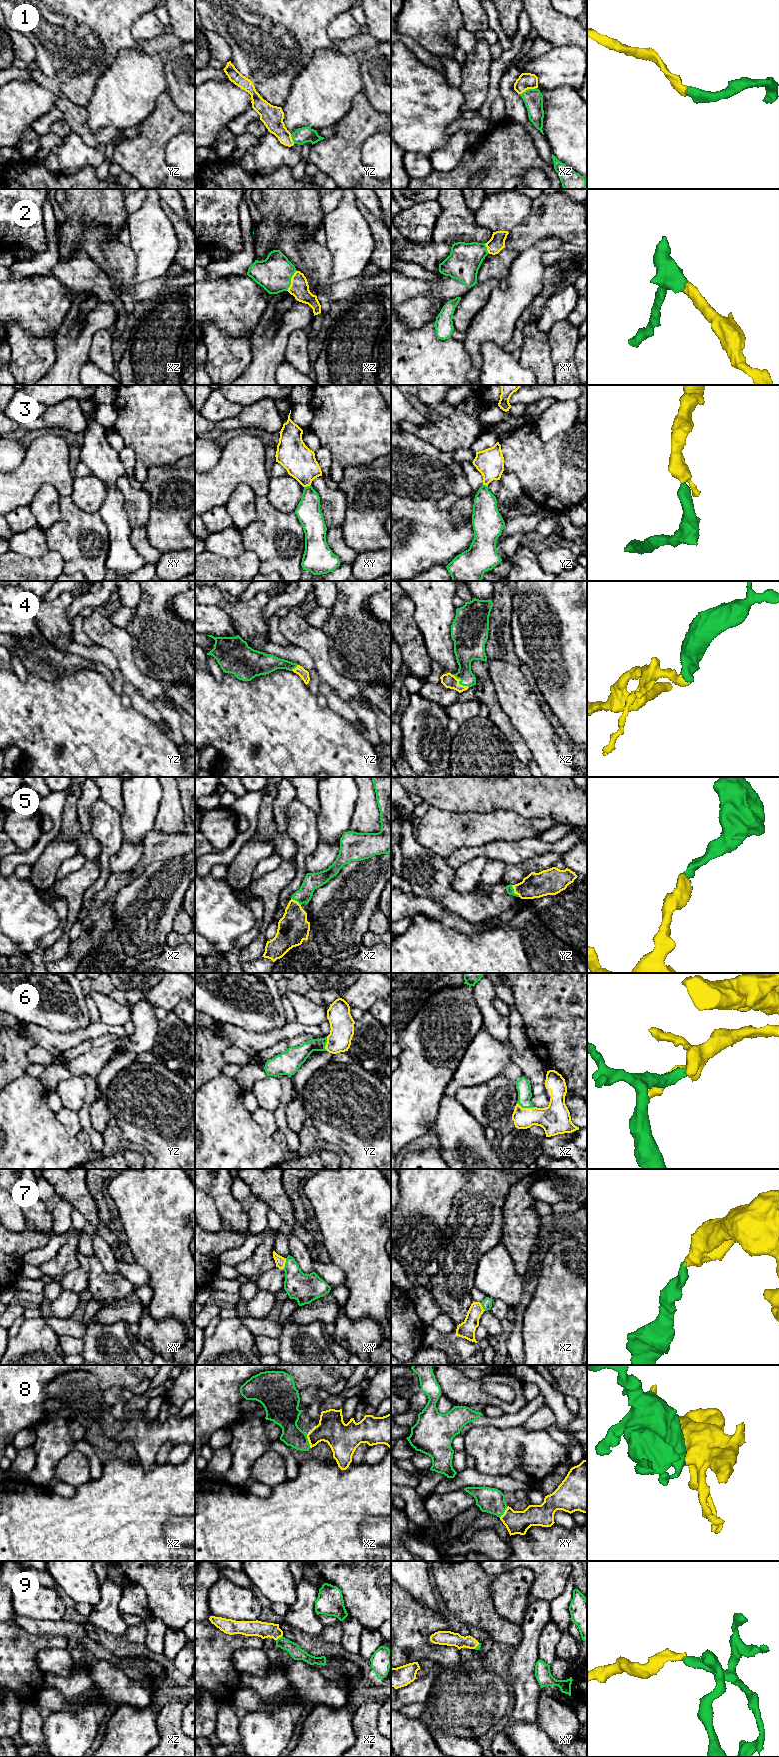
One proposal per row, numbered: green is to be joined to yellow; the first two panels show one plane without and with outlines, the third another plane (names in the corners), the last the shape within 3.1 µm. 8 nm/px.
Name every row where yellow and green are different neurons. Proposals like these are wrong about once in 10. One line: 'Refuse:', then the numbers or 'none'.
Refuse: none

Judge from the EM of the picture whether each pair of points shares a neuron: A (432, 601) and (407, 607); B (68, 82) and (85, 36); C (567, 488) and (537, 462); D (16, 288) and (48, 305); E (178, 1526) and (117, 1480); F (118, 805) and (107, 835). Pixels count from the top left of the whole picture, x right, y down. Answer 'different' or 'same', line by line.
A: different
B: same
C: same
D: same
E: different
F: different

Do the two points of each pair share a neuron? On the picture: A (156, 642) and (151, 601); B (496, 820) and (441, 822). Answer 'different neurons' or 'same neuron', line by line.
A: same neuron
B: same neuron

